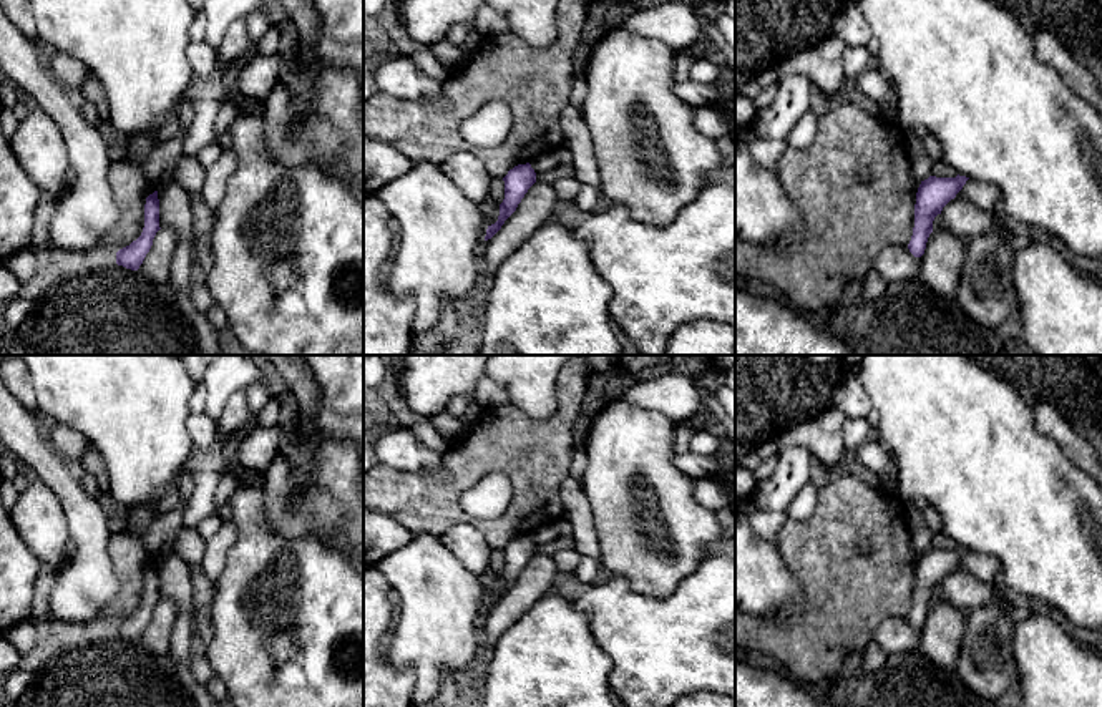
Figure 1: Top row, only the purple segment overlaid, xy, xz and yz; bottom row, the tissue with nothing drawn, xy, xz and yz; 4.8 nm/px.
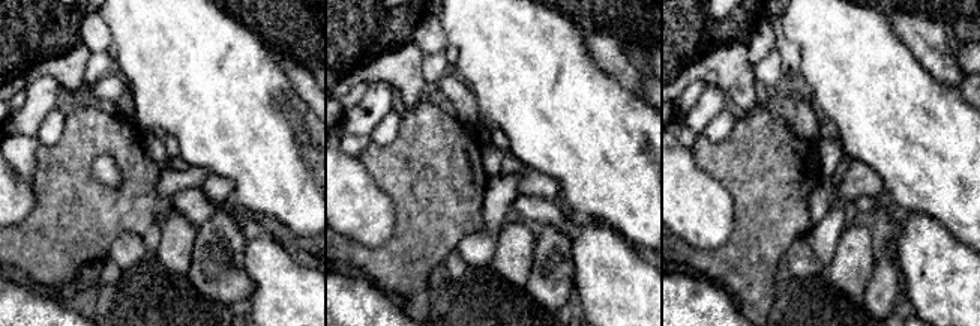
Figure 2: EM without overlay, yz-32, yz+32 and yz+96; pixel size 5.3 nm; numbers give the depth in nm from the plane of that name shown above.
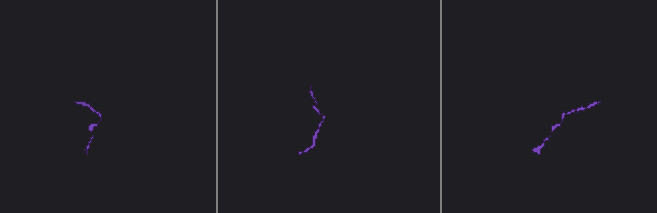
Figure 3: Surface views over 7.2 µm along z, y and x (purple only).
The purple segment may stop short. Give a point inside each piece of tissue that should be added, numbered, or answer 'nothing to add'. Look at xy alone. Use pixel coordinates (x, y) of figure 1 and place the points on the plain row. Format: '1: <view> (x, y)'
nothing to add

